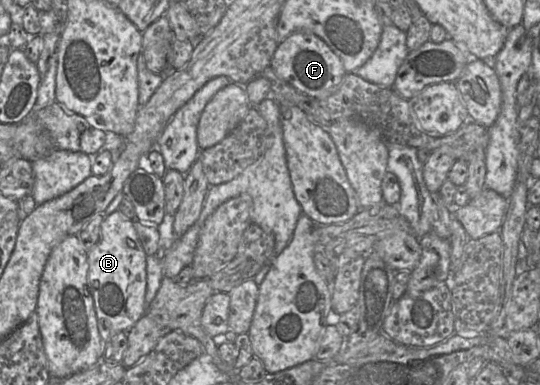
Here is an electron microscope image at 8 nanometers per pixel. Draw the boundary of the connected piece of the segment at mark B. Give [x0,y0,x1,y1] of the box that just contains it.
[88,210,147,342]

